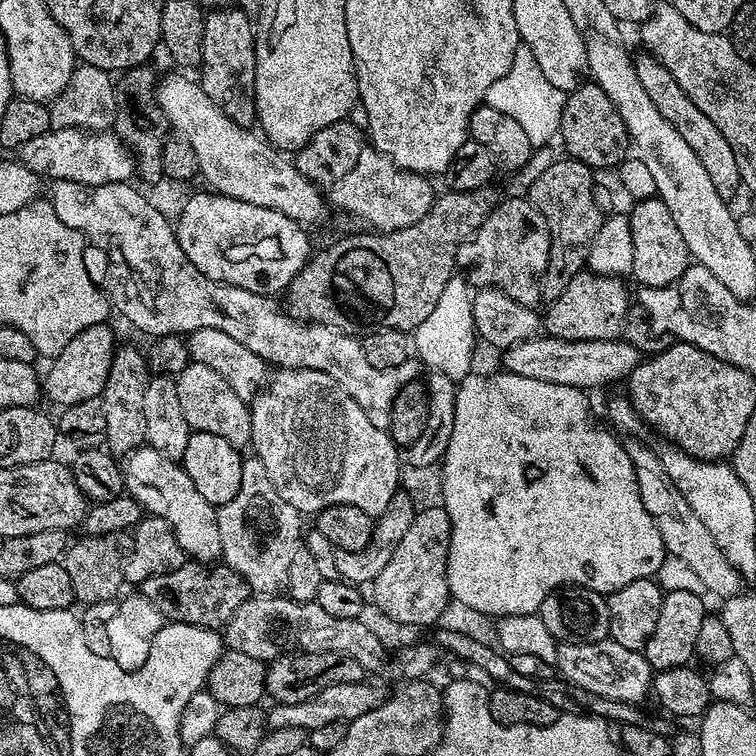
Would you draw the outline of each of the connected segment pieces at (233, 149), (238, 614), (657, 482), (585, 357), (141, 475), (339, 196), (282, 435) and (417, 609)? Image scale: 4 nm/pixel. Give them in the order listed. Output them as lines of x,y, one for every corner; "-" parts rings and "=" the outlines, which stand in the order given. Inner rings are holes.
168,76
164,80
163,77
155,87
154,100
160,103
159,111
169,125
179,136
186,138
186,142
190,142
190,146
194,146
194,154
198,158
200,167
200,176
208,183
205,185
211,191
242,202
250,202
254,206
281,212
289,216
291,220
296,220
305,226
316,224
323,218
324,200
326,204
325,193
323,196
320,193
323,191
312,181
306,179
296,169
295,163
281,149
272,147
263,135
238,126
238,122
234,122
221,108
214,106
214,102
210,102
210,98
206,98
206,94
195,79
183,80
180,76
=
256,594
250,596
228,620
224,628
224,638
229,649
249,654
252,658
265,662
271,662
280,655
288,655
290,652
341,652
350,654
350,658
354,658
354,662
361,664
365,670
380,668
383,664
385,667
384,644
380,641
379,634
374,629
367,628
364,623
363,619
334,618
334,614
322,610
322,606
318,606
315,602
302,604
280,594
275,596
=
629,443
627,449
630,462
634,466
636,481
640,487
642,506
646,506
646,510
654,518
658,526
658,534
662,534
662,542
667,555
686,562
686,566
690,566
690,570
698,574
705,593
713,592
714,595
720,596
719,598
741,595
743,588
740,587
745,587
746,584
744,577
738,574
738,570
734,570
734,566
730,566
726,554
722,554
718,542
714,542
714,538
710,535
710,530
702,526
698,514
694,514
694,510
686,506
686,498
678,494
674,482
662,466
659,455
653,449
651,452
644,444
=
547,334
537,335
526,342
518,342
514,346
503,349
503,371
512,372
516,378
538,378
540,382
554,382
562,386
570,386
574,390
584,388
600,388
603,384
612,384
615,380
623,381
642,363
642,353
635,344
629,344
623,338
615,340
562,340
=
141,446
123,457
122,471
127,495
136,499
147,515
162,518
172,527
185,557
196,562
221,559
222,538
218,536
216,508
198,494
194,482
190,482
190,474
186,474
177,461
166,458
166,454
158,454
158,450
=
365,146
362,154
358,154
358,162
354,162
354,167
347,174
342,174
337,184
331,185
330,200
342,211
365,220
372,227
369,229
387,234
397,228
409,228
411,224
419,222
426,210
430,210
434,191
428,180
431,179
427,175
400,168
377,148
=
281,368
267,381
266,390
251,401
252,443
255,459
266,466
274,490
301,514
317,514
339,504
356,506
378,518
396,497
400,484
401,449
387,431
374,426
358,404
328,373
318,369
=
412,540
412,552
404,548
400,556
390,556
390,562
373,581
370,591
375,606
390,621
406,626
428,626
443,614
451,601
451,596
444,596
444,592
450,592
449,588
444,588
448,576
440,576
440,568
447,568
448,556
436,556
440,564
428,564
432,556
428,556
428,552
416,552
416,544
420,544
420,540
-
420,560
424,560
424,564
420,564

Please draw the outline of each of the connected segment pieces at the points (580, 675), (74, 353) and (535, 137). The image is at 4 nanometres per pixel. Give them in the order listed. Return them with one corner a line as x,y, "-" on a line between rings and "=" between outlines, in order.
611,638
598,642
586,642
585,644
557,643
554,668
563,679
569,680
575,688
580,689
581,693
610,698
611,700
621,700
627,704
643,701
643,696
649,695
654,675
654,670
648,659
644,657
643,652
626,650
626,646
618,646
618,642
614,642
=
102,323
84,330
55,356
51,361
52,369
46,374
43,373
43,395
60,404
61,409
74,406
78,402
86,402
86,398
94,398
103,393
106,378
110,374
112,358
118,347
116,336
108,327
107,323
=
520,43
518,50
514,50
514,62
490,90
486,90
484,103
494,106
494,110
502,110
509,118
514,118
518,126
522,126
526,138
530,138
533,146
548,144
557,139
560,123
562,122
562,110
564,109
564,98
566,93
558,90
558,86
552,85
542,75
538,62
534,62
534,54
526,45

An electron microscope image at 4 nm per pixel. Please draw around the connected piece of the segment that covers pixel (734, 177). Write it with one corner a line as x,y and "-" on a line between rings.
641,54
635,57
634,63
638,82
642,82
642,90
646,90
646,94
650,94
650,102
658,106
658,114
662,114
666,122
676,127
678,134
686,138
690,150
698,154
702,166
706,166
706,174
710,174
710,182
714,182
714,190
718,190
718,194
725,198
732,198
736,191
741,191
738,162
734,162
734,150
730,142
722,138
722,130
718,130
718,126
714,126
714,122
710,122
710,118
706,118
706,114
702,114
702,110
698,110
694,102
690,102
690,94
686,94
686,90
682,90
682,86
674,82
674,74
670,74
670,70
662,66
662,62
658,62
653,56

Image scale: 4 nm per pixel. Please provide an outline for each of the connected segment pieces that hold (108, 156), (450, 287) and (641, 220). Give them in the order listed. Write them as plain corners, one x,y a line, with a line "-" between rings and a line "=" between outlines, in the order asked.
57,128
46,134
38,134
38,138
30,138
30,142
22,142
18,149
18,159
26,166
26,170
34,170
45,181
65,180
78,182
82,186
102,186
103,184
122,184
131,181
136,172
136,161
128,147
120,141
115,131
85,132
83,128
=
453,275
446,282
446,290
442,290
442,298
438,298
438,306
434,306
434,311
426,317
426,322
422,322
422,326
418,326
414,333
414,352
419,363
423,367
425,364
428,370
446,374
457,382
463,381
473,371
472,355
476,352
476,344
478,345
472,313
473,293
468,292
468,288
470,289
469,281
463,275
=
649,198
635,201
631,205
632,212
627,213
630,222
630,234
634,238
634,262
630,273
631,279
637,280
637,285
646,288
661,288
670,286
688,268
690,257
686,242
682,242
682,234
678,225
670,215
670,210
659,198

